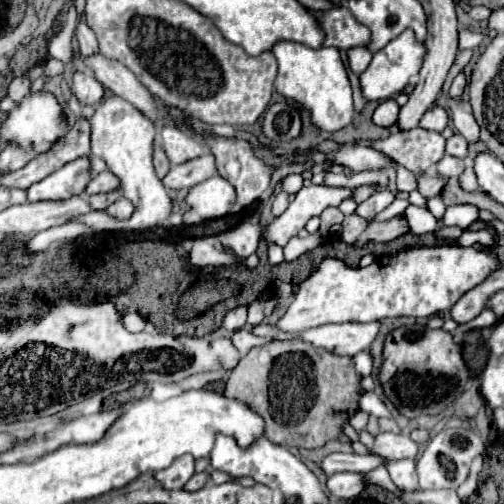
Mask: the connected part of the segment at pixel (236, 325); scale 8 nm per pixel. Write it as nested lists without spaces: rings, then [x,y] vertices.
[[[241,305],[241,307],[235,307],[231,309],[225,319],[223,319],[223,329],[229,331],[229,333],[235,333],[239,329],[243,329],[247,325],[247,305]]]

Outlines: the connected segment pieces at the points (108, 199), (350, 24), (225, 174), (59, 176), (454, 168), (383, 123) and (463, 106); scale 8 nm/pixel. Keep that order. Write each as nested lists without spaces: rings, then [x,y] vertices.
[[[115,191],[105,193],[105,195],[91,195],[91,197],[87,197],[87,203],[93,211],[105,211],[111,203],[115,203]]]
[[[345,5],[311,13],[325,33],[323,45],[347,51],[349,47],[365,47],[365,43],[369,43],[369,29],[361,27],[361,23],[357,23],[353,15],[349,15],[349,9]]]
[[[203,139],[209,151],[217,159],[217,171],[237,191],[237,209],[245,209],[261,199],[269,187],[271,173],[261,159],[253,159],[249,143],[237,143],[237,139]]]
[[[79,157],[27,189],[29,201],[65,201],[83,195],[93,179],[91,157]]]
[[[445,155],[437,163],[437,173],[447,179],[457,179],[463,173],[463,169],[465,169],[465,161],[459,157],[453,157],[453,155]]]
[[[387,99],[375,109],[373,123],[379,127],[391,127],[397,121],[397,113],[399,113],[399,105],[393,99]]]
[[[449,97],[449,109],[451,109],[451,119],[455,129],[469,141],[477,141],[479,139],[479,125],[473,117],[473,111],[469,109],[469,105],[461,99],[451,99]]]

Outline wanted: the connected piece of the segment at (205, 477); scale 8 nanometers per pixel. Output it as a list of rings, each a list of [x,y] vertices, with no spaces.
[[[201,471],[201,473],[195,473],[189,481],[187,481],[187,485],[185,485],[185,489],[187,491],[199,491],[207,481],[211,479],[211,473],[209,471]]]

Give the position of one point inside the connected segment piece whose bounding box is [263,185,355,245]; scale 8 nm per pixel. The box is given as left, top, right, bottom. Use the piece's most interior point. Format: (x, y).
(310, 201)

